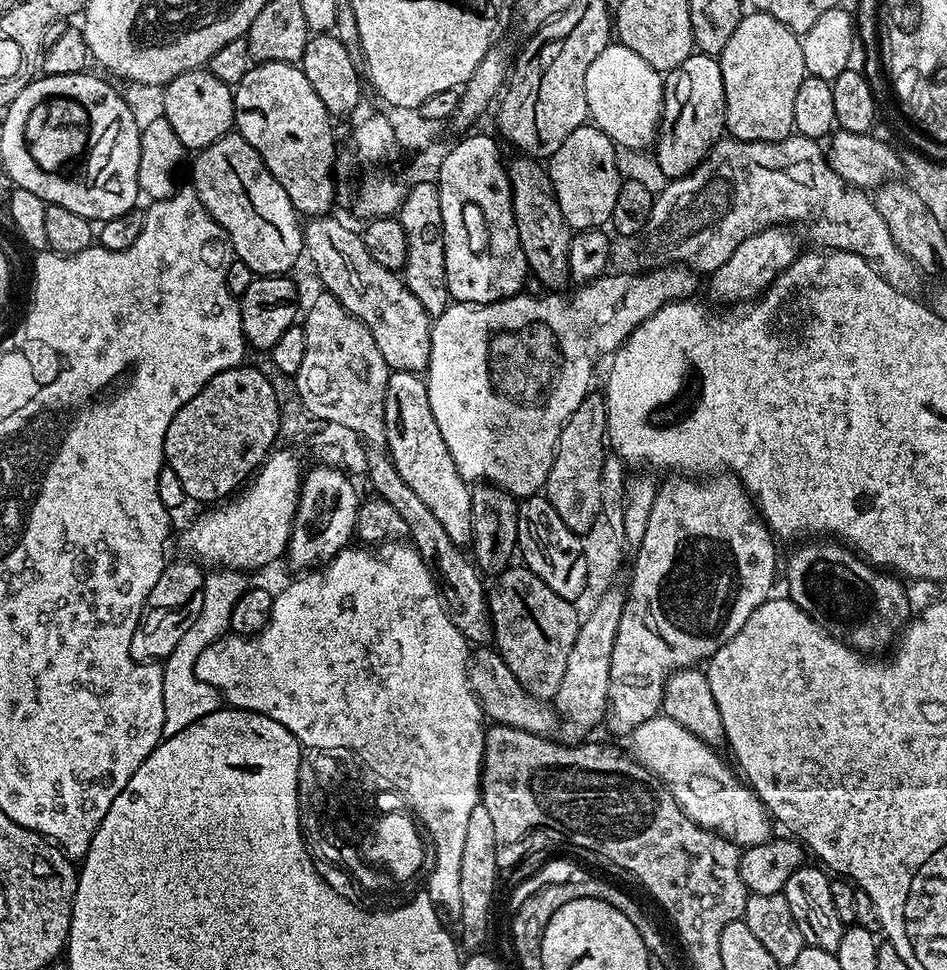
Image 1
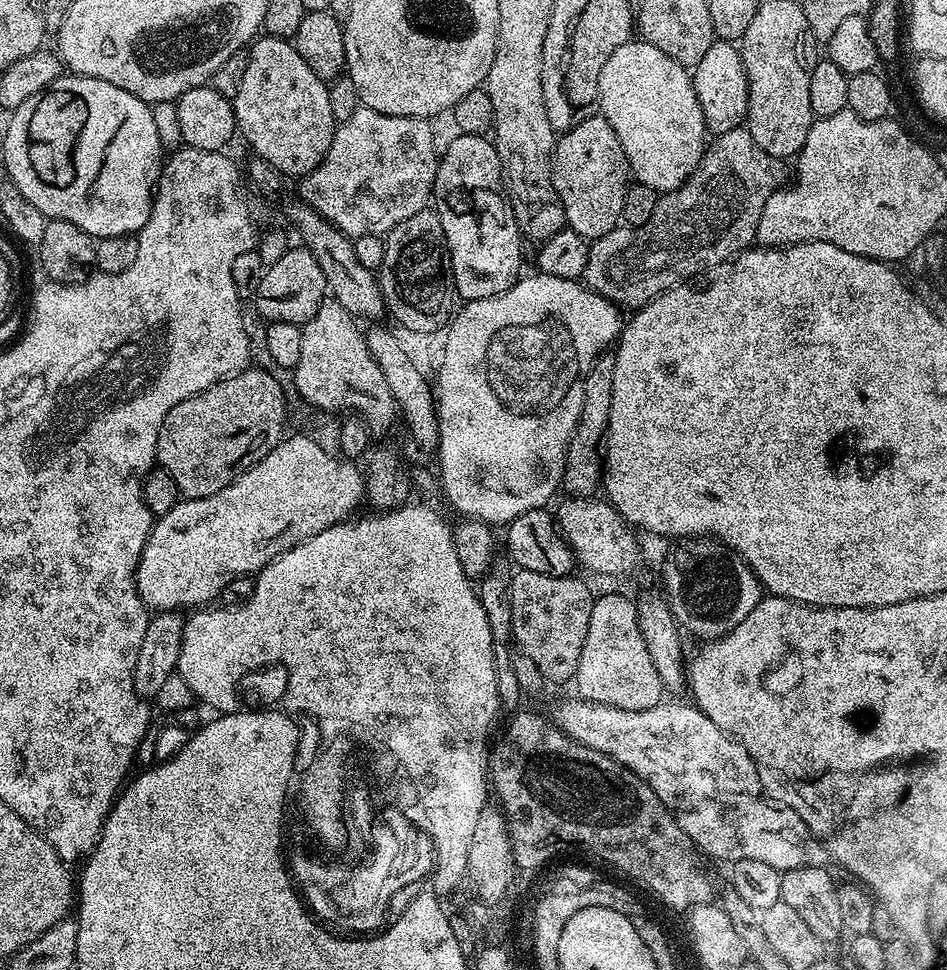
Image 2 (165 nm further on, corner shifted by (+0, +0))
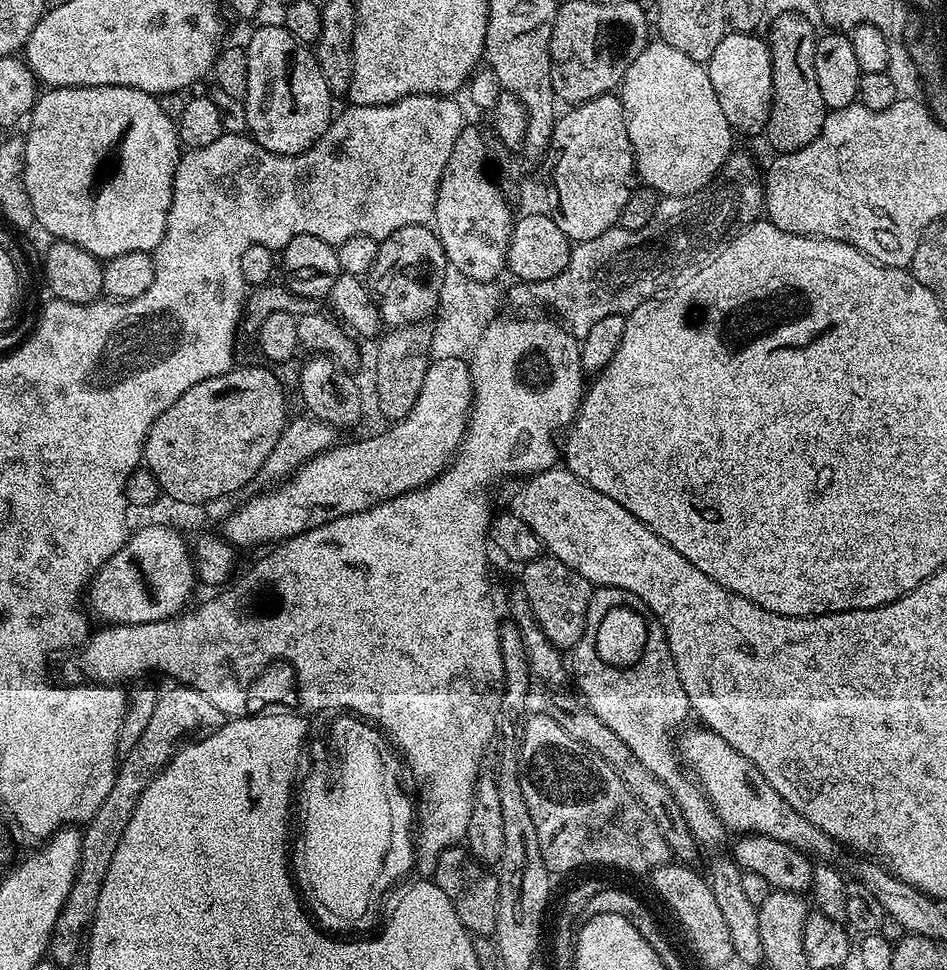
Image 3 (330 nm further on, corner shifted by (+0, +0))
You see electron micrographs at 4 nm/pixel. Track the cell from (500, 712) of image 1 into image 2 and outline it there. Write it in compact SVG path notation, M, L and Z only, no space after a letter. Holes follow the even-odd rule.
M573 698L564 700L556 708L555 727L571 740L576 740L590 750L609 756L627 768L637 778L645 780L654 794L676 818L676 824L697 849L716 860L741 860L754 858L786 873L792 868L822 868L829 863L828 851L818 837L798 818L793 808L777 806L764 795L758 770L737 740L706 718L699 708L688 704L661 702L646 710L622 710L589 700Z

